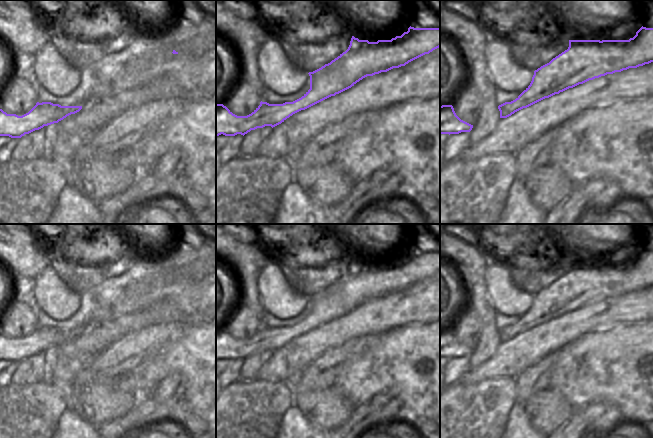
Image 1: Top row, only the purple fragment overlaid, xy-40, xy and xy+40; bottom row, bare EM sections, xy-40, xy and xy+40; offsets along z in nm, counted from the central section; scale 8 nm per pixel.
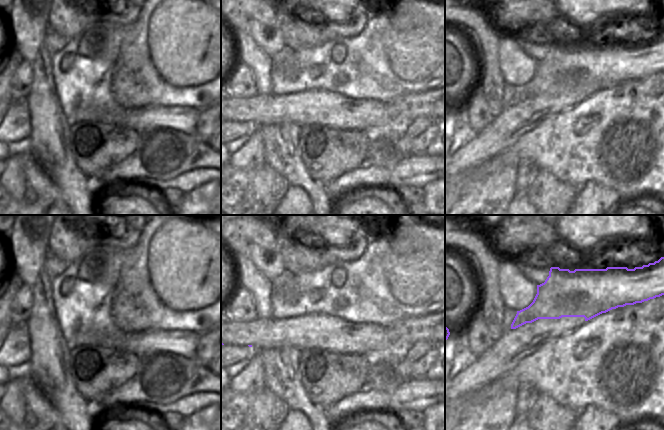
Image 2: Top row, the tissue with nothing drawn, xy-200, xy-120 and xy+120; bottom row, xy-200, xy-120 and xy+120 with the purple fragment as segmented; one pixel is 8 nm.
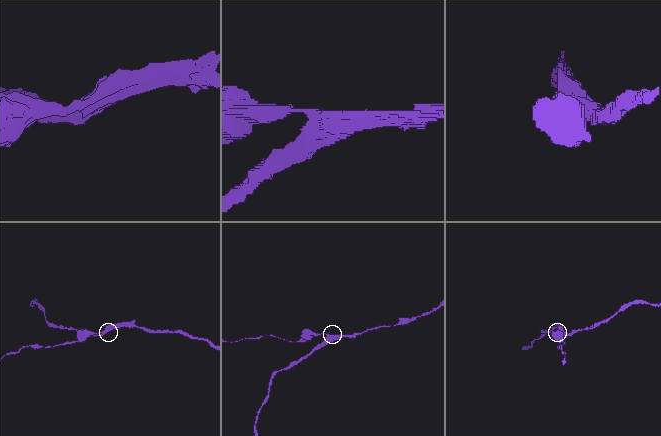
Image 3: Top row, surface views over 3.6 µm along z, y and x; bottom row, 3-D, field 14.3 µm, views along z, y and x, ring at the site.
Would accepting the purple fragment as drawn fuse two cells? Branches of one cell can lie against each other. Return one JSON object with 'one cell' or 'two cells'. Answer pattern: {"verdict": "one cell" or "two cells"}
{"verdict": "two cells"}

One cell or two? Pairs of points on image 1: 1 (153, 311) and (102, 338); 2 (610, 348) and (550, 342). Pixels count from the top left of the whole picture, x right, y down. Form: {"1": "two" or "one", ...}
{"1": "one", "2": "two"}

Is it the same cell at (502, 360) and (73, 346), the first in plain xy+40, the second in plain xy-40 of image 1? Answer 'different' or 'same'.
same

